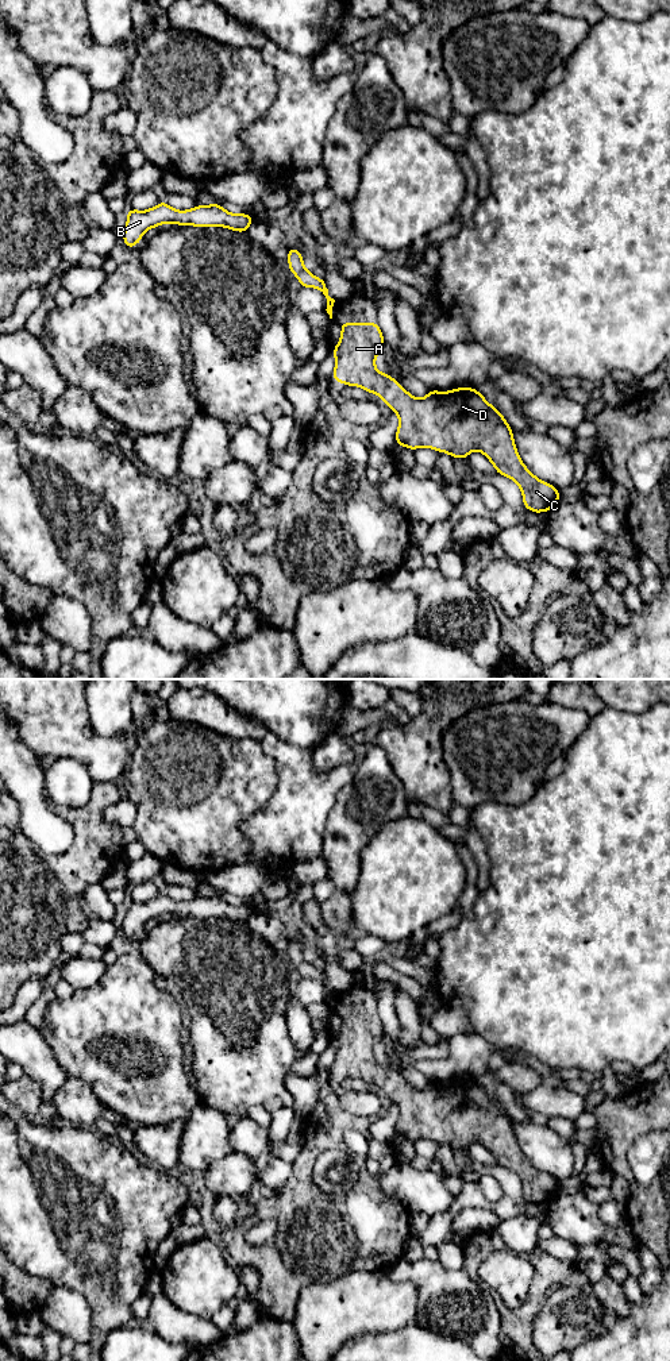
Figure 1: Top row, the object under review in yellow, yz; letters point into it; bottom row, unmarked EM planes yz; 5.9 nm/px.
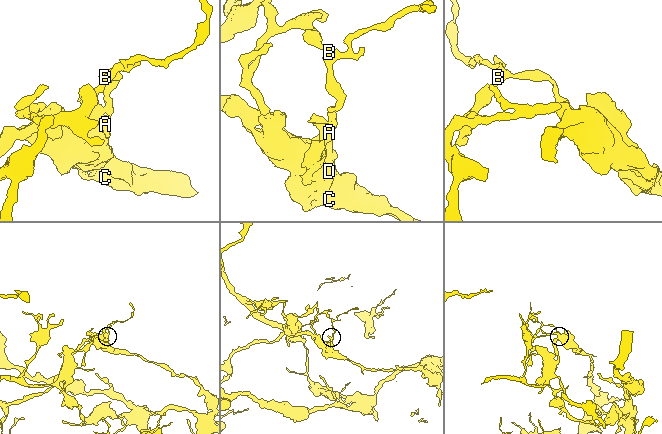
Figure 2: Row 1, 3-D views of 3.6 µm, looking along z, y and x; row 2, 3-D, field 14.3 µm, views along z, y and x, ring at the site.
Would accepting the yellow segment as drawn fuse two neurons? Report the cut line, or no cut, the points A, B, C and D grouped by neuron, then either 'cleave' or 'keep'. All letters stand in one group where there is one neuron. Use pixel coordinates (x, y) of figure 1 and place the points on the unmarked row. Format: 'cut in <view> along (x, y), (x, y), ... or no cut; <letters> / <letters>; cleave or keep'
cut in yz along (327, 997), (331, 998); A C D / B; cleave

